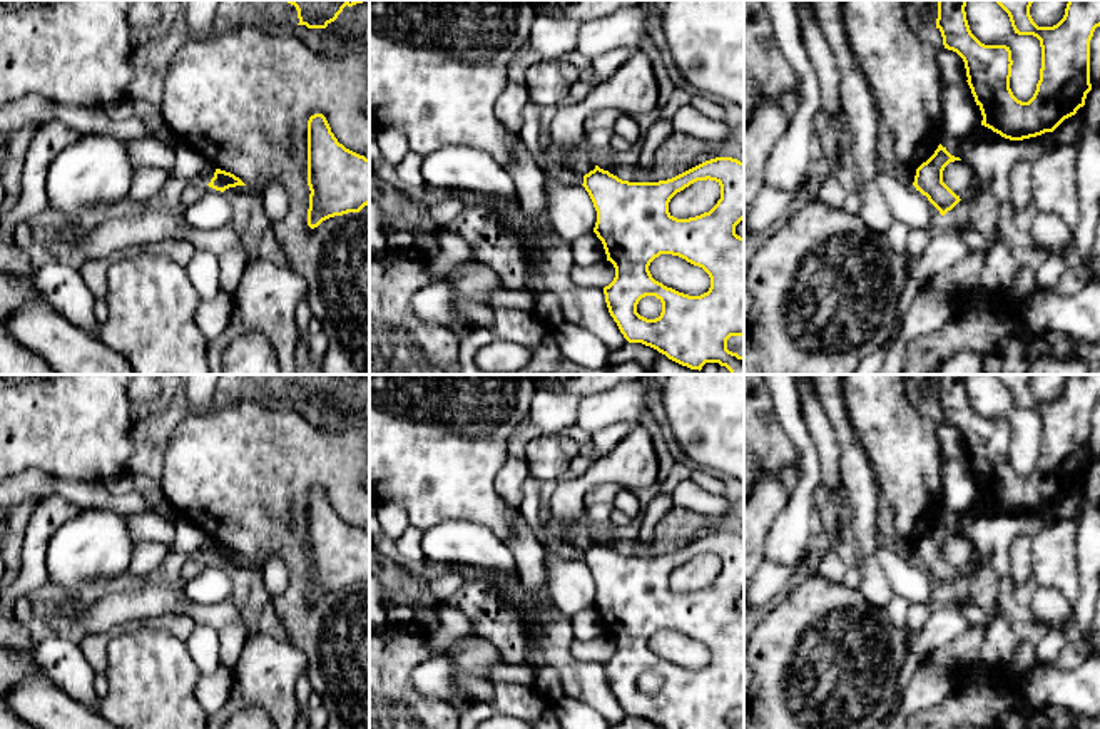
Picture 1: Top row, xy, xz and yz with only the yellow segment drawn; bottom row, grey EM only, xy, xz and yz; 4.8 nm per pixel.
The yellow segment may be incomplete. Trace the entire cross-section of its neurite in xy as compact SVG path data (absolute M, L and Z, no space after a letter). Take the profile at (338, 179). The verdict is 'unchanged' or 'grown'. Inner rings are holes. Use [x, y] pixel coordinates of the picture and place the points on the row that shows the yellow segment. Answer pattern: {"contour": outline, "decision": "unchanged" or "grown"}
{"contour": "M323 114L308 120L308 226L369 204L369 159L338 142Z", "decision": "unchanged"}

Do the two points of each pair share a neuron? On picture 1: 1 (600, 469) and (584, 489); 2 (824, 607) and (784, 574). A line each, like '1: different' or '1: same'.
1: same
2: different

